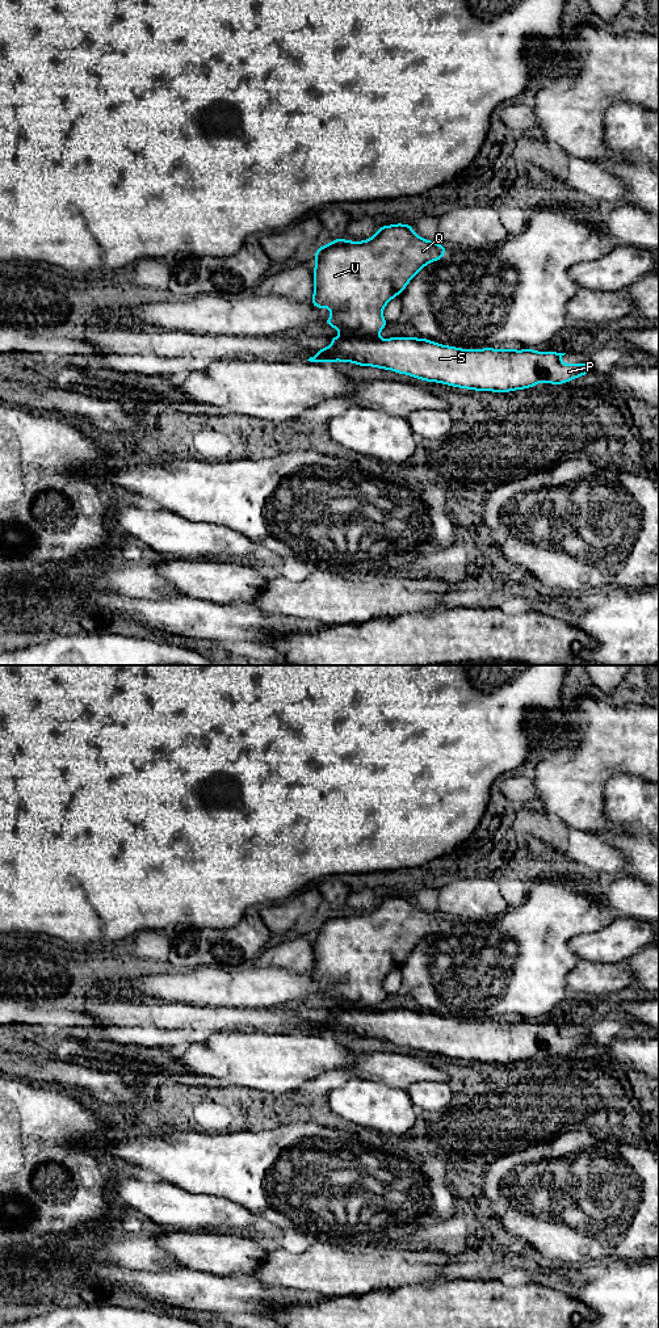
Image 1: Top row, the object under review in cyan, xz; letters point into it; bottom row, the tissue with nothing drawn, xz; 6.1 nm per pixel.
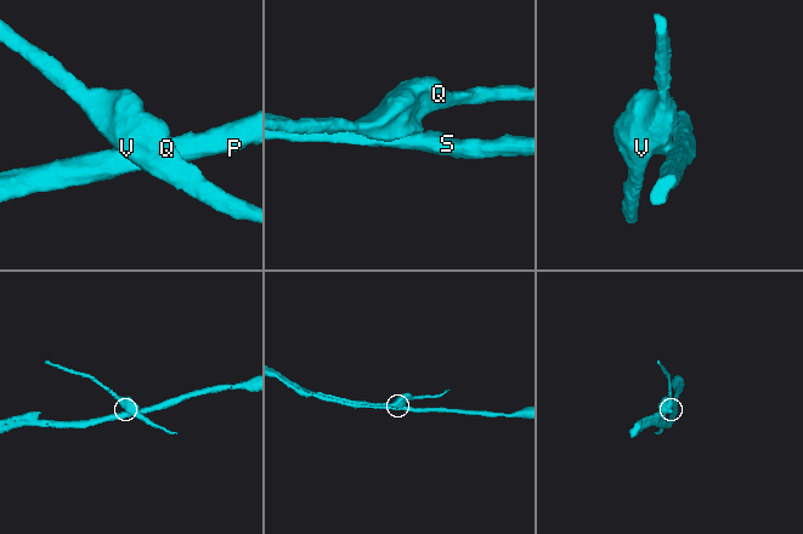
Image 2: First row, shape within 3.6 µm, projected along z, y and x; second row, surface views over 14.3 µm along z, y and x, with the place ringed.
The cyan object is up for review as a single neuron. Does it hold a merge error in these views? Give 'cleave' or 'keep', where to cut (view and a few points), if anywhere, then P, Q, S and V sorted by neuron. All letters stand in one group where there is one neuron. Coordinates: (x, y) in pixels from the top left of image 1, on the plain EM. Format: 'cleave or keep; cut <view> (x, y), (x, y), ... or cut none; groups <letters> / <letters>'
cleave; cut xz (343, 1004), (376, 1009); groups P S / Q V

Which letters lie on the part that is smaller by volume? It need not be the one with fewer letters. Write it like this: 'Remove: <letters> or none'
Remove: Q, V

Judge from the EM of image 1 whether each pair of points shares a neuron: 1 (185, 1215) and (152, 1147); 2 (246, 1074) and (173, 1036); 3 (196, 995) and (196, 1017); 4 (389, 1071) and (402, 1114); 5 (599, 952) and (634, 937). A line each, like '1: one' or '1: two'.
1: one
2: two
3: two
4: two
5: one

